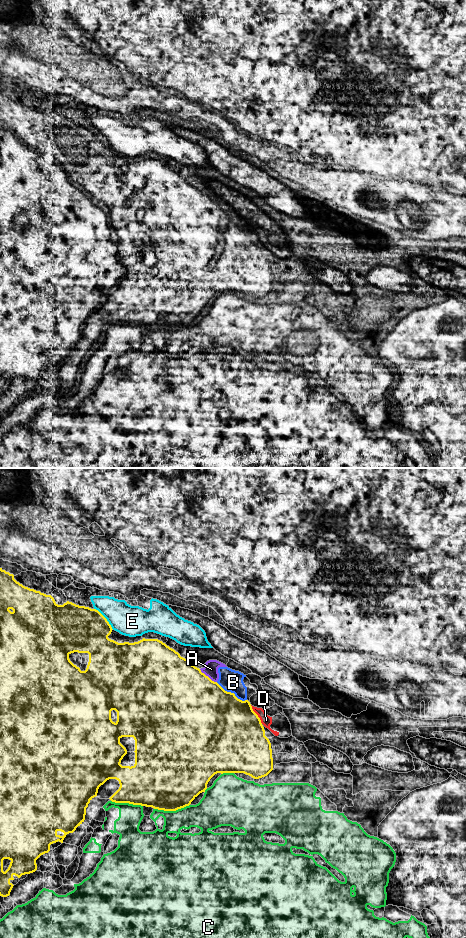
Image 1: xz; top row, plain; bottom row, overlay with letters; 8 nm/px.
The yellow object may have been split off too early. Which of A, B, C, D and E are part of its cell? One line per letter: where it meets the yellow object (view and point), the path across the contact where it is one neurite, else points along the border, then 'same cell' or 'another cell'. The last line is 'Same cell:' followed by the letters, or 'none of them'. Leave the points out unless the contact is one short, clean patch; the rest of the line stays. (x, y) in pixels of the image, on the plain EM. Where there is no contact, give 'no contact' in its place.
A: meets yellow in xz at (207, 196); another cell
B: meets yellow in xz at (230, 212); border along xz (216, 202), (238, 218), (246, 220); another cell
C: meets yellow in xz at (171, 330); another cell
D: meets yellow in xz at (256, 234); border along xz (250, 225), (262, 243); another cell
E: meets yellow in xz at (105, 138); another cell
Same cell: none of them

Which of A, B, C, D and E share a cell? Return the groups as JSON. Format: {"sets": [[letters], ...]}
{"sets": [["A", "B", "D"], ["C"], ["E"]]}

